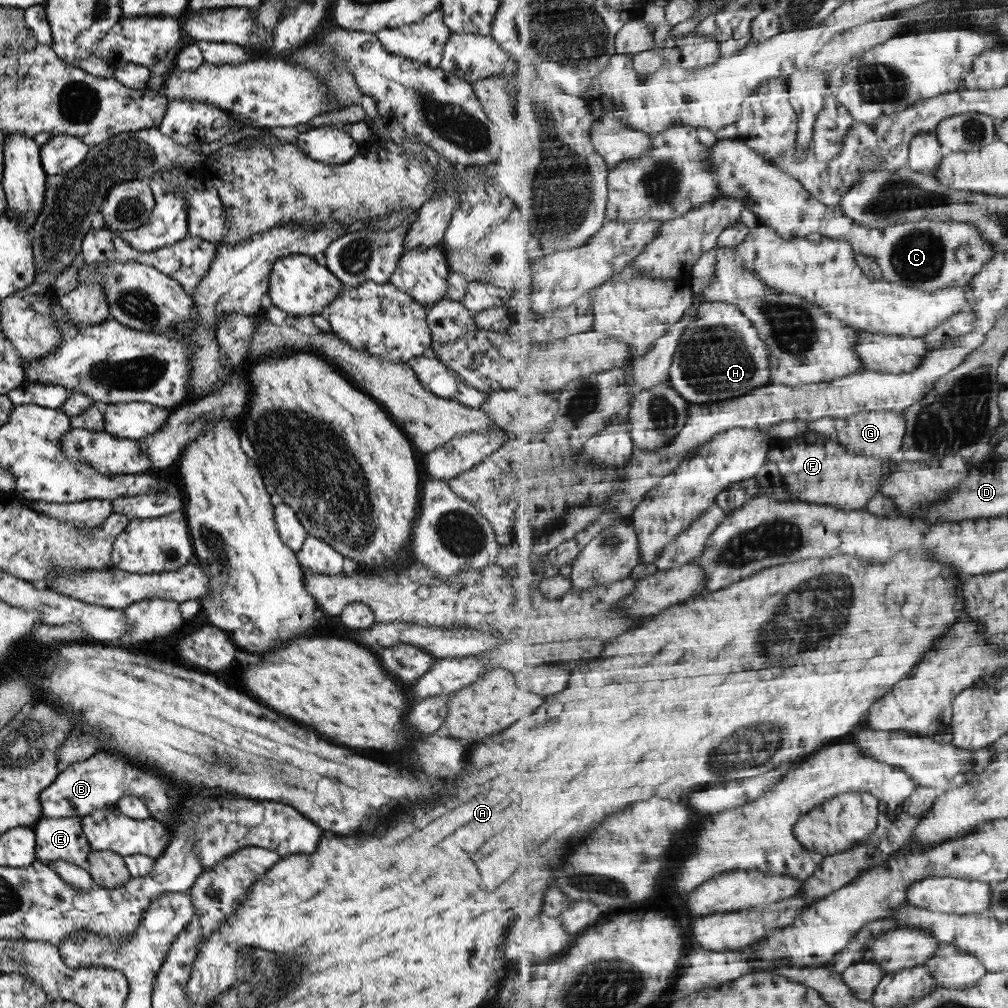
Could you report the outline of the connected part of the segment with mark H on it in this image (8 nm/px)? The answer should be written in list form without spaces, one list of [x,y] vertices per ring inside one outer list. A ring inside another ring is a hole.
[[[728,302],[703,303],[699,308],[699,318],[687,326],[674,362],[670,370],[670,383],[690,404],[703,404],[728,399],[737,400],[752,393],[753,390],[769,386],[771,381],[771,356],[768,344],[762,340],[757,327],[751,323],[738,306]]]

